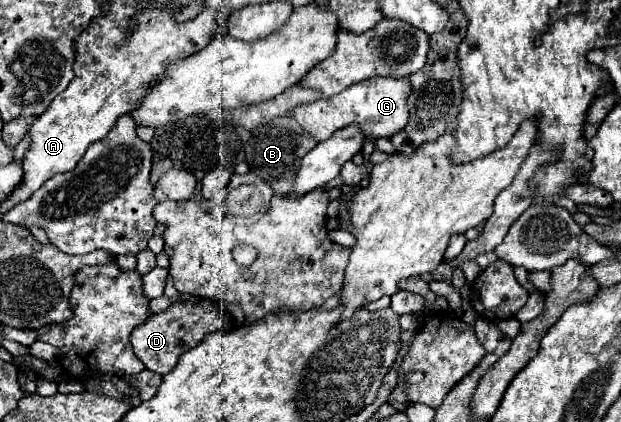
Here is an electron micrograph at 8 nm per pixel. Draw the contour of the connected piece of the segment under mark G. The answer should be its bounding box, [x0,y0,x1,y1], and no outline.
[291,78,411,142]

